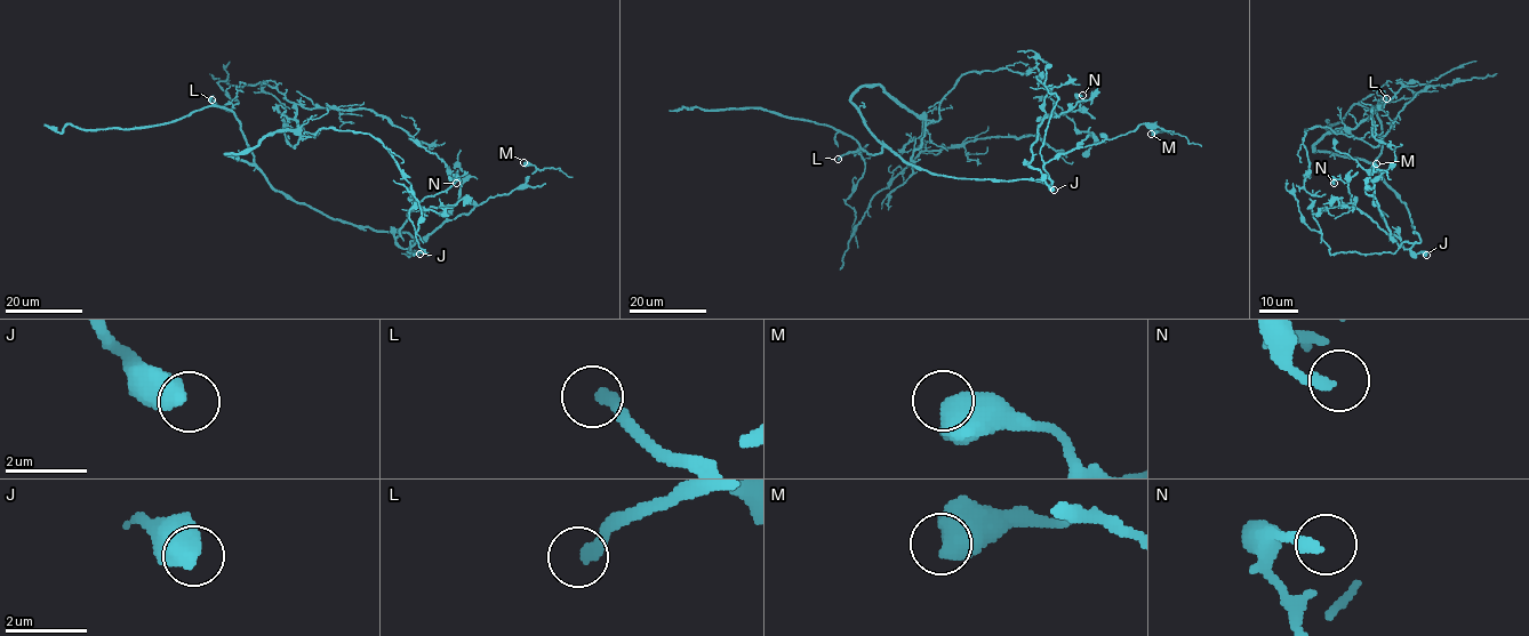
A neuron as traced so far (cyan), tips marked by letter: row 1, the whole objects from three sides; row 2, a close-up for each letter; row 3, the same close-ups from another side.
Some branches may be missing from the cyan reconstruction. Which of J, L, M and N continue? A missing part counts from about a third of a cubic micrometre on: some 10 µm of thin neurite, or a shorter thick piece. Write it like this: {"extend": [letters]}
{"extend": ["L"]}

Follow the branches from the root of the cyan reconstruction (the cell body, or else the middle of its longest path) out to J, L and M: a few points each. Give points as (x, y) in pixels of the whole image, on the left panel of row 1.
J: (270, 184), (334, 218), (375, 230), (406, 232), (417, 241), (408, 251), (419, 254)
L: (270, 184), (255, 162), (241, 122), (211, 99)
M: (270, 184), (334, 218), (406, 232), (417, 241), (411, 246), (489, 198), (519, 188), (535, 170), (523, 162)

